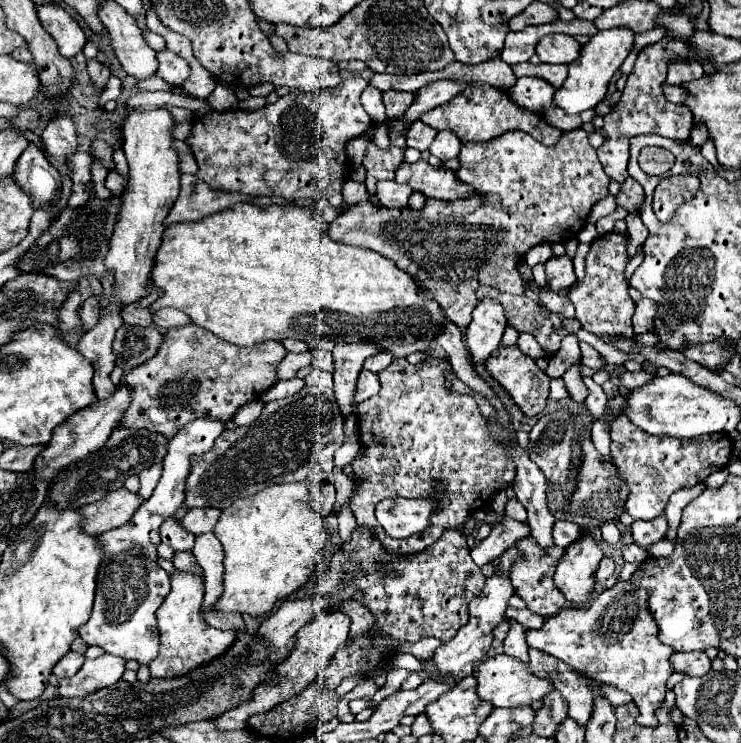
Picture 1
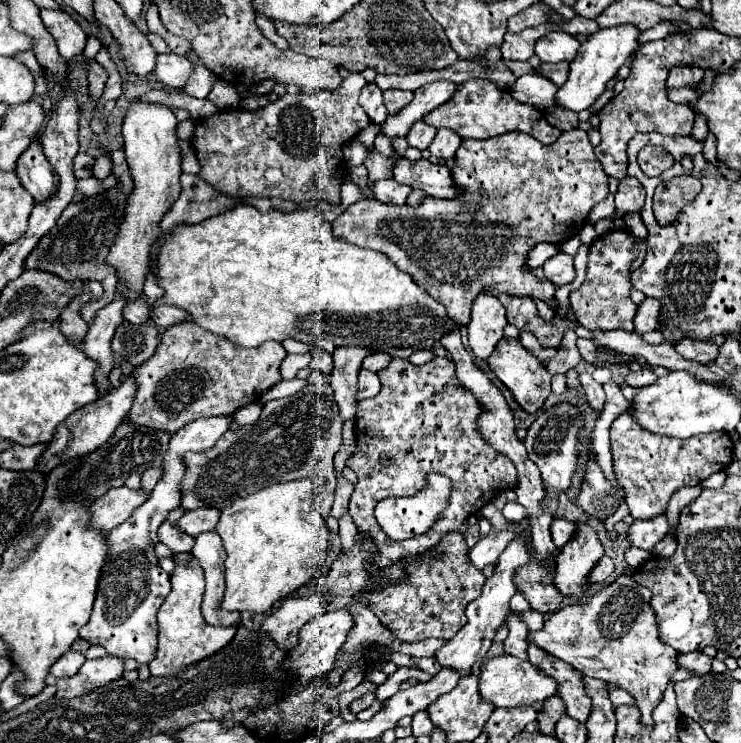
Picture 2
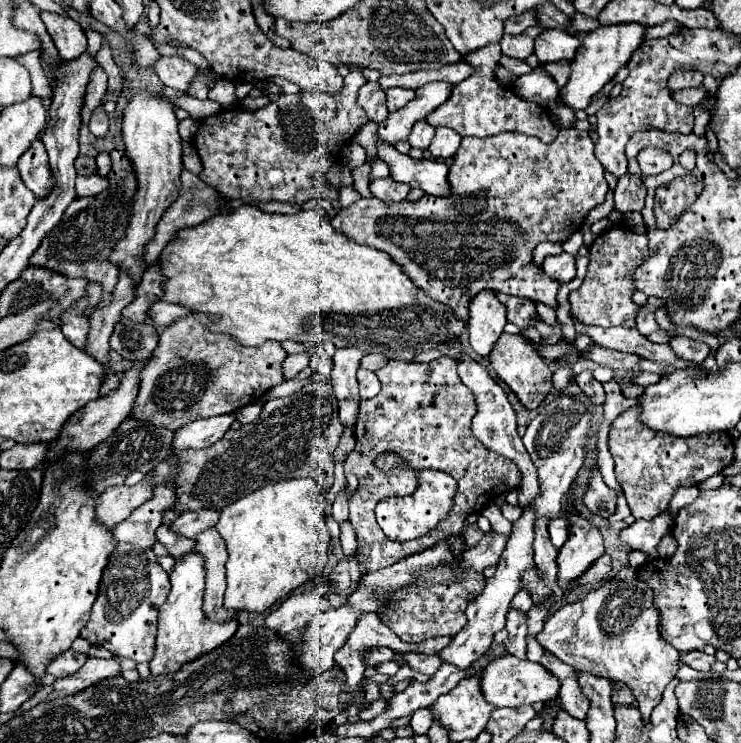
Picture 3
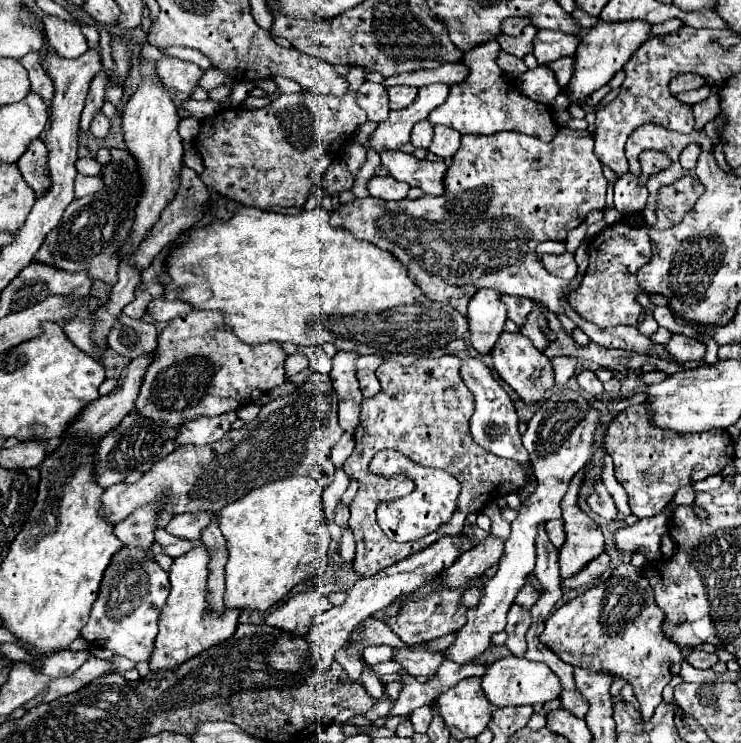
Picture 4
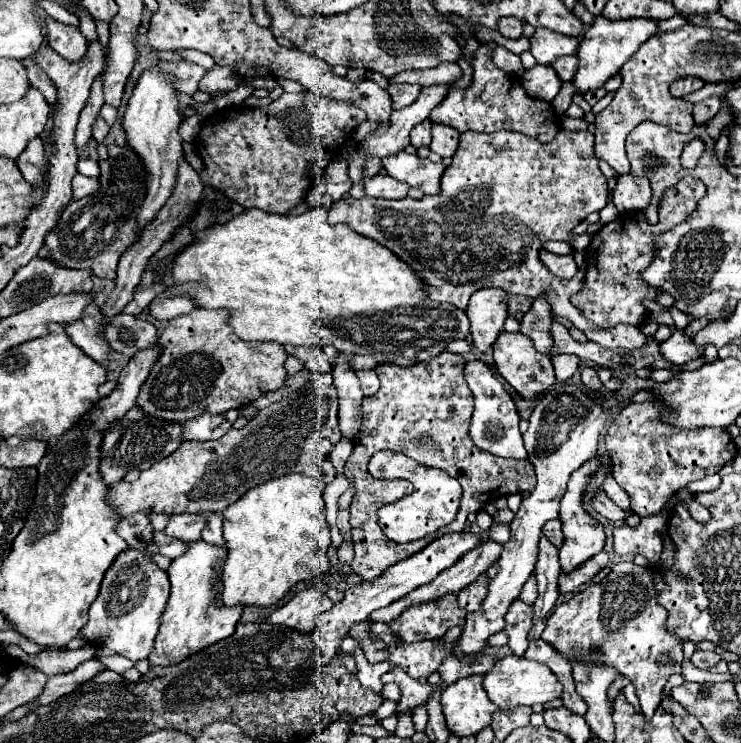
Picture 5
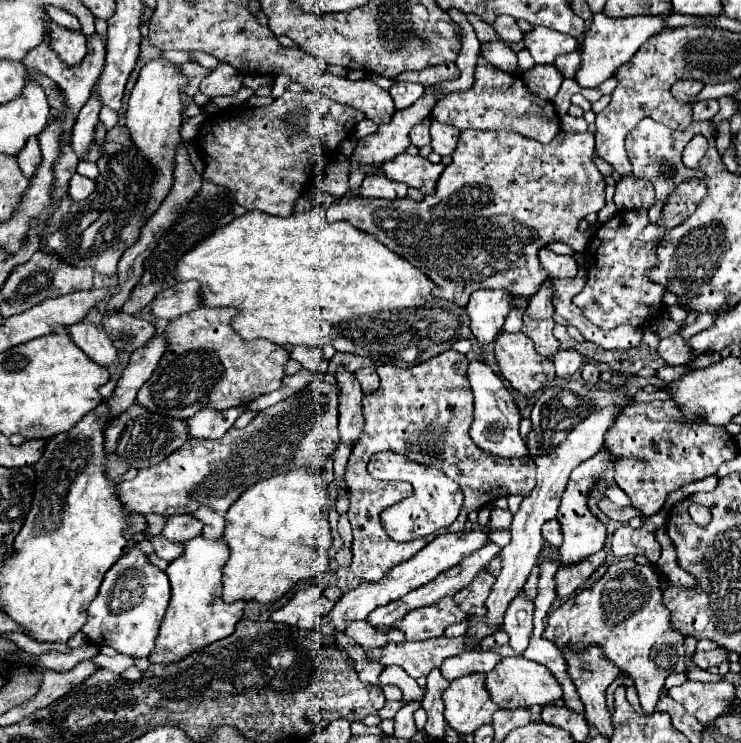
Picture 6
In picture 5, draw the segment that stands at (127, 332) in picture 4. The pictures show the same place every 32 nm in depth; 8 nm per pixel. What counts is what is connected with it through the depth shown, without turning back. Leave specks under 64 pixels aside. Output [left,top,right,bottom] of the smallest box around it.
[108,314,156,358]

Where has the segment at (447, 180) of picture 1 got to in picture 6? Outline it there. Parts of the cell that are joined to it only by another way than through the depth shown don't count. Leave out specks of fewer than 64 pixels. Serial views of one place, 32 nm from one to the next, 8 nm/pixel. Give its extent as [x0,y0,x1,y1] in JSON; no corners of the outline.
[386,154,444,194]

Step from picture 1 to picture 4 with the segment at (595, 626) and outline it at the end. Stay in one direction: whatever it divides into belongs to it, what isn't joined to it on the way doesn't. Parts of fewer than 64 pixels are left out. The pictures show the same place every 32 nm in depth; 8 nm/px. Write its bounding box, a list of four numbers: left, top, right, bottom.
[538,564,682,718]

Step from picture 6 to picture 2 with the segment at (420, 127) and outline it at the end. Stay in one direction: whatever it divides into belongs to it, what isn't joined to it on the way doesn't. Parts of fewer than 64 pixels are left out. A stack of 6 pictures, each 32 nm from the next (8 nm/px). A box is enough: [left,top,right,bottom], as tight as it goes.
[406,120,436,150]

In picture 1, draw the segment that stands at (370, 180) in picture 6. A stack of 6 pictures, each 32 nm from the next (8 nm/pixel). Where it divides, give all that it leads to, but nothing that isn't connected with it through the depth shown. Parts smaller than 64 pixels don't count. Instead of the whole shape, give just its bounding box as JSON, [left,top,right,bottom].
[376,180,412,208]

